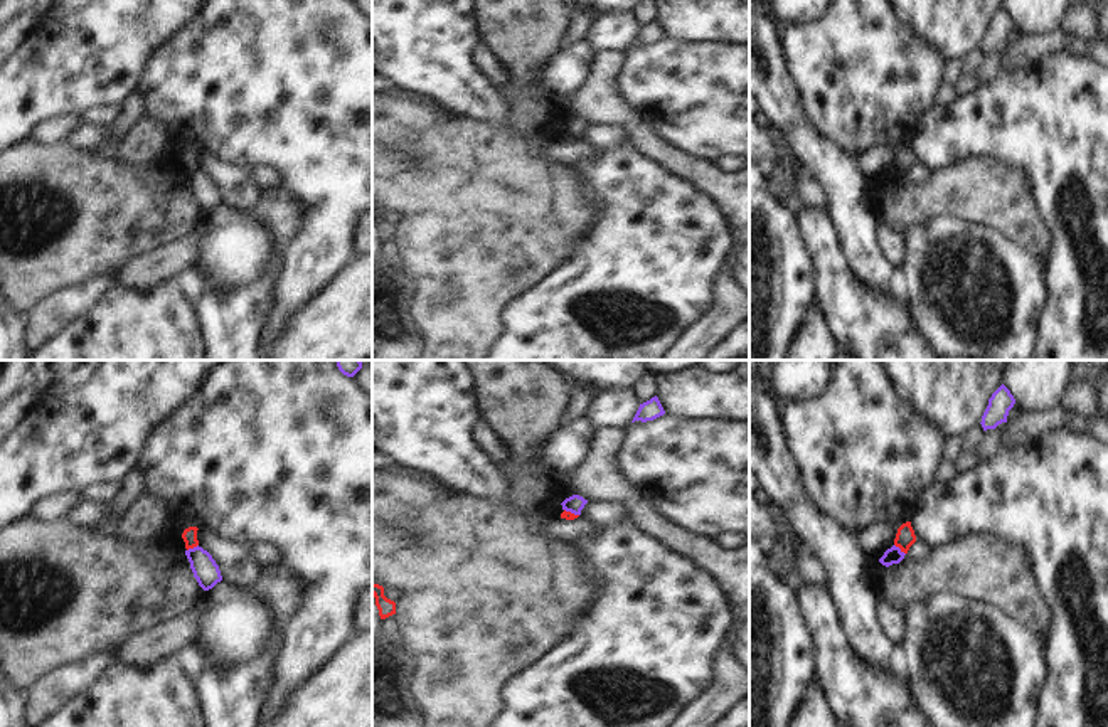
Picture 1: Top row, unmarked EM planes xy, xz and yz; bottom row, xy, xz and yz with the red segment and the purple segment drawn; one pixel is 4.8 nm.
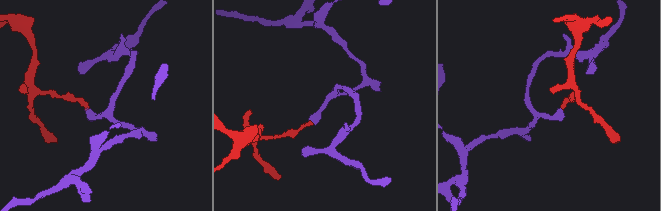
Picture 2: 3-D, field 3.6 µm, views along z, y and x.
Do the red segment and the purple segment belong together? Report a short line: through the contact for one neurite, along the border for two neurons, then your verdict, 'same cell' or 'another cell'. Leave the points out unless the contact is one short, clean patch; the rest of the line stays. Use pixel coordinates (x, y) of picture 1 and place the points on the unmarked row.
yz (894, 167), (905, 177) | another cell

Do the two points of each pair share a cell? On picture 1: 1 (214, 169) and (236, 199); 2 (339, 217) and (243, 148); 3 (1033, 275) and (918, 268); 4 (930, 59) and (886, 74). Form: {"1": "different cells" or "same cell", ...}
{"1": "same cell", "2": "same cell", "3": "same cell", "4": "same cell"}

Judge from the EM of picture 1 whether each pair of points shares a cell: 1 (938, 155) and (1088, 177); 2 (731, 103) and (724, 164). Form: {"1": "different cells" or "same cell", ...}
{"1": "same cell", "2": "different cells"}

